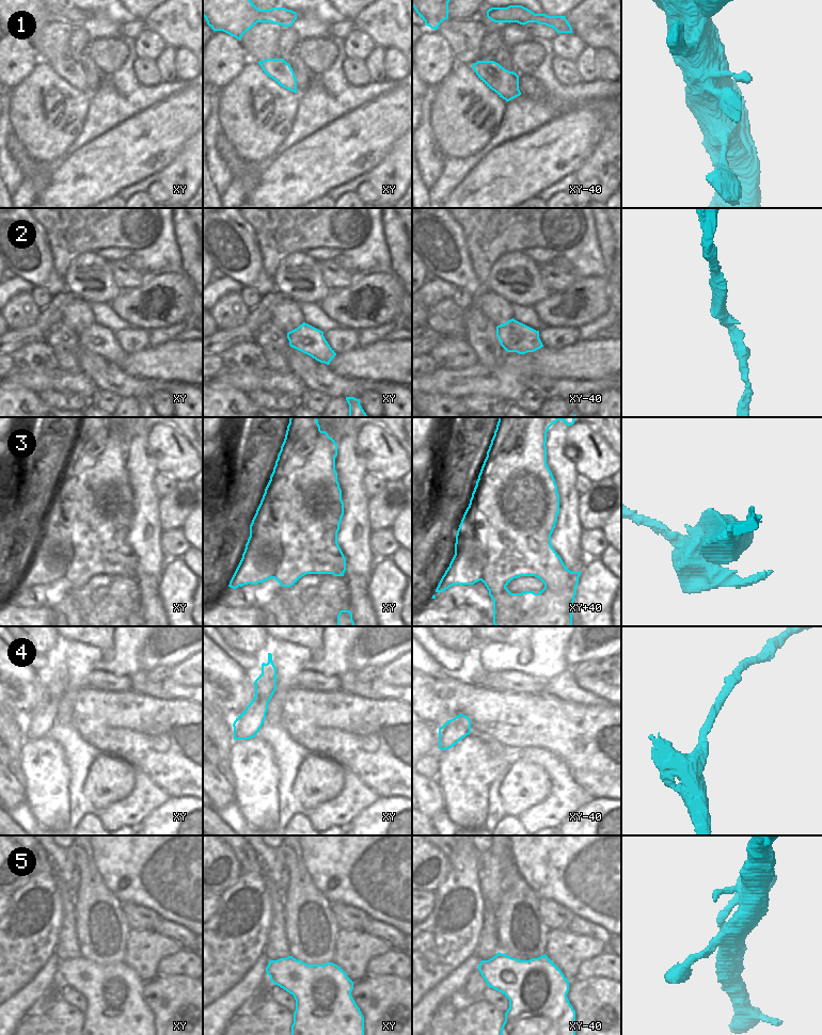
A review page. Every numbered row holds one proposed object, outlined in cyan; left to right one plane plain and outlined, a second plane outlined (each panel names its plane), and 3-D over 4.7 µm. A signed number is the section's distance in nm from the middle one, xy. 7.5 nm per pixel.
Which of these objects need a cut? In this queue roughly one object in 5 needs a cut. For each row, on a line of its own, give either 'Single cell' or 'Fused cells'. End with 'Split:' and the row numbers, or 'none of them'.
1: Single cell
2: Single cell
3: Fused cells
4: Single cell
5: Single cell
Split: 3.

